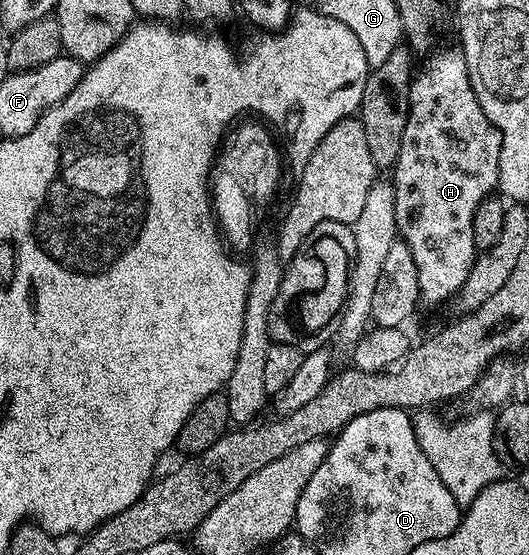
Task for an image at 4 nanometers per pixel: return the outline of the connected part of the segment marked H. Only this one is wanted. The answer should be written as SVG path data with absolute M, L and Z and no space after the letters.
M461 48L442 49L429 54L422 62L422 70L420 68L413 74L413 81L410 85L410 109L407 111L407 123L403 129L402 142L400 143L400 151L398 158L392 168L392 184L395 193L395 211L396 211L396 227L398 228L397 236L412 251L412 255L416 259L416 275L418 276L418 296L421 304L425 305L442 305L446 300L457 298L459 291L464 287L464 283L468 279L468 275L472 271L476 260L476 246L474 244L474 220L478 214L478 209L482 206L483 201L491 196L490 192L498 189L498 160L500 159L500 147L502 140L500 139L500 131L493 123L486 118L484 111L480 107L480 103L474 94L474 88L470 82L468 75L468 67L466 66L466 57L462 54Z

